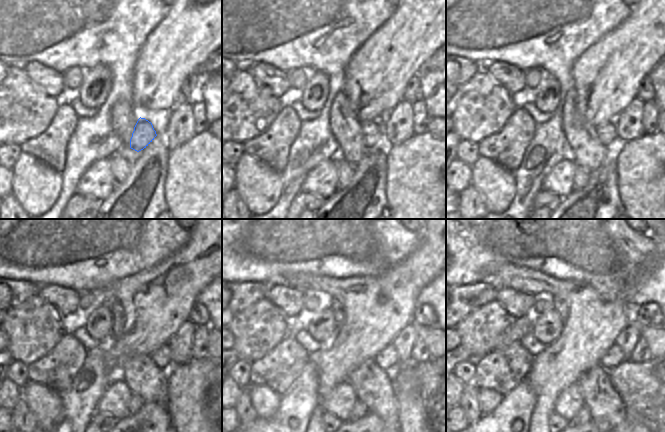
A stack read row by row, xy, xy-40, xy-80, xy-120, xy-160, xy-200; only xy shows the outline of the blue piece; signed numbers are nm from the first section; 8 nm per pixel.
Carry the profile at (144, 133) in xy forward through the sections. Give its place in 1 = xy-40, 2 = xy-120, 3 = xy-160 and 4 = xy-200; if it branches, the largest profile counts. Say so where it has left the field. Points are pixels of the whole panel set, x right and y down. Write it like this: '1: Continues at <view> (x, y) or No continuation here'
1: Continues at xy-40 (375, 140)
2: Continues at xy-120 (162, 357)
3: Continues at xy-160 (387, 359)
4: Continues at xy-200 (614, 355)

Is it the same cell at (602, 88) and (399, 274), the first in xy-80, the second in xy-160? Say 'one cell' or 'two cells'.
one cell

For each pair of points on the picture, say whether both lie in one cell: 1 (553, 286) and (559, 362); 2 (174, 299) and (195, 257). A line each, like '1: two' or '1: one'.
1: one
2: one

